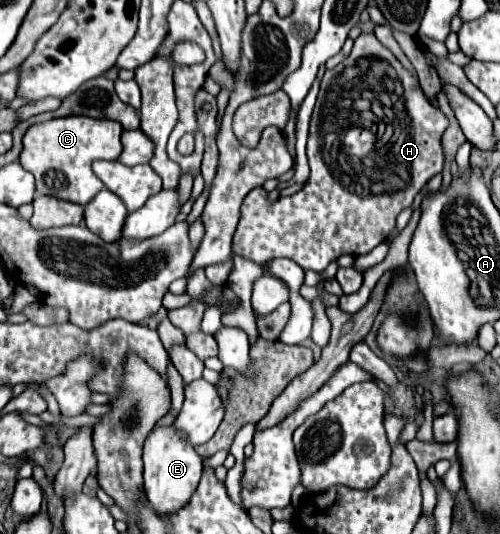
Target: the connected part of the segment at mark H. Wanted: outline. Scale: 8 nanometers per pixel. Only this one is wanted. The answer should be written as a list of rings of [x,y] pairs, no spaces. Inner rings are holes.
[[[361,34],[355,40],[351,54],[339,66],[327,70],[321,80],[307,140],[311,168],[307,184],[301,192],[281,196],[273,202],[265,188],[249,192],[241,206],[241,220],[233,236],[233,252],[263,266],[265,260],[283,256],[295,260],[301,268],[315,272],[323,272],[331,260],[343,254],[359,256],[371,252],[395,230],[397,214],[413,204],[417,192],[425,188],[431,176],[443,170],[441,136],[447,128],[449,118],[425,98],[417,78],[375,38],[375,34]],[[367,120],[377,124],[379,134],[365,128]]]

